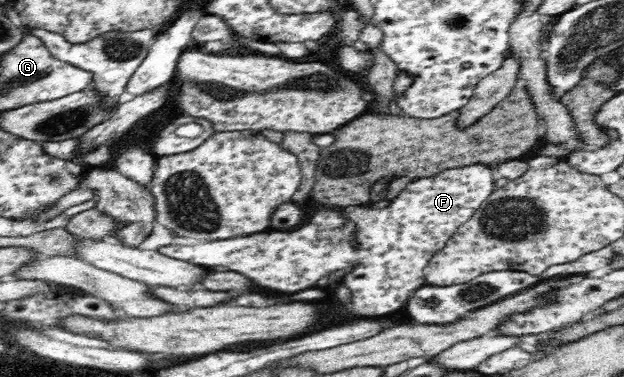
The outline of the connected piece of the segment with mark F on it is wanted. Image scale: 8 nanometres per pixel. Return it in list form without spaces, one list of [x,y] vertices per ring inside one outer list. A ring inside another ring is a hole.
[[[476,163],[468,167],[456,167],[440,171],[432,177],[420,177],[410,181],[406,189],[396,197],[385,209],[369,209],[363,206],[349,206],[342,211],[356,223],[357,248],[352,249],[350,265],[352,271],[346,271],[342,276],[342,283],[352,293],[352,305],[344,305],[346,315],[388,315],[398,311],[405,305],[415,289],[426,285],[424,267],[428,261],[446,245],[446,241],[456,233],[460,225],[466,223],[472,215],[484,204],[486,198],[494,191],[492,167]]]

